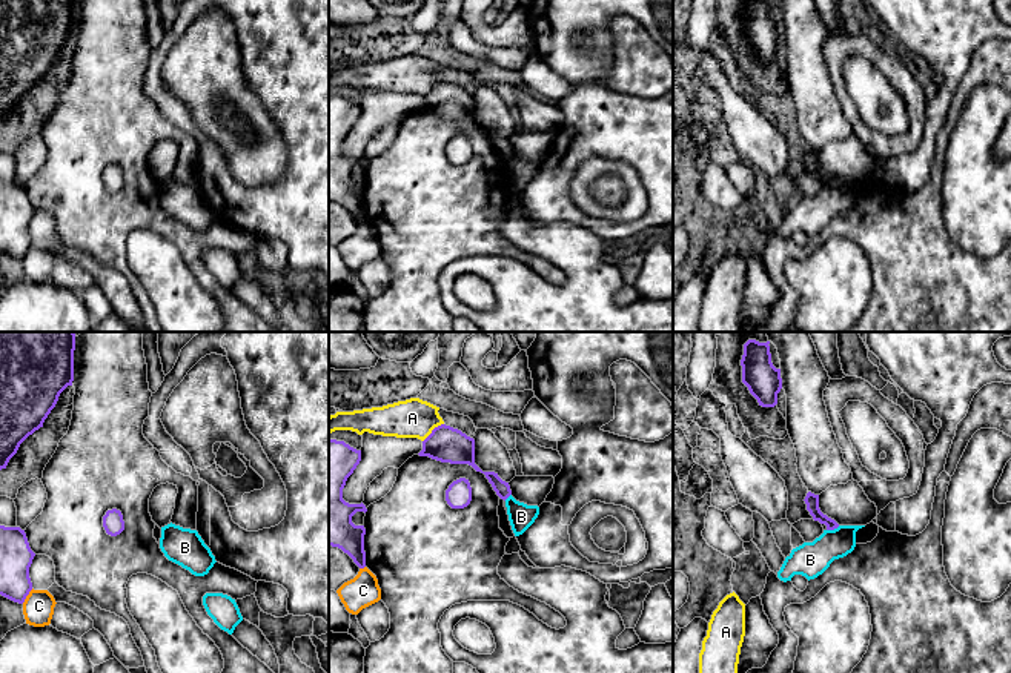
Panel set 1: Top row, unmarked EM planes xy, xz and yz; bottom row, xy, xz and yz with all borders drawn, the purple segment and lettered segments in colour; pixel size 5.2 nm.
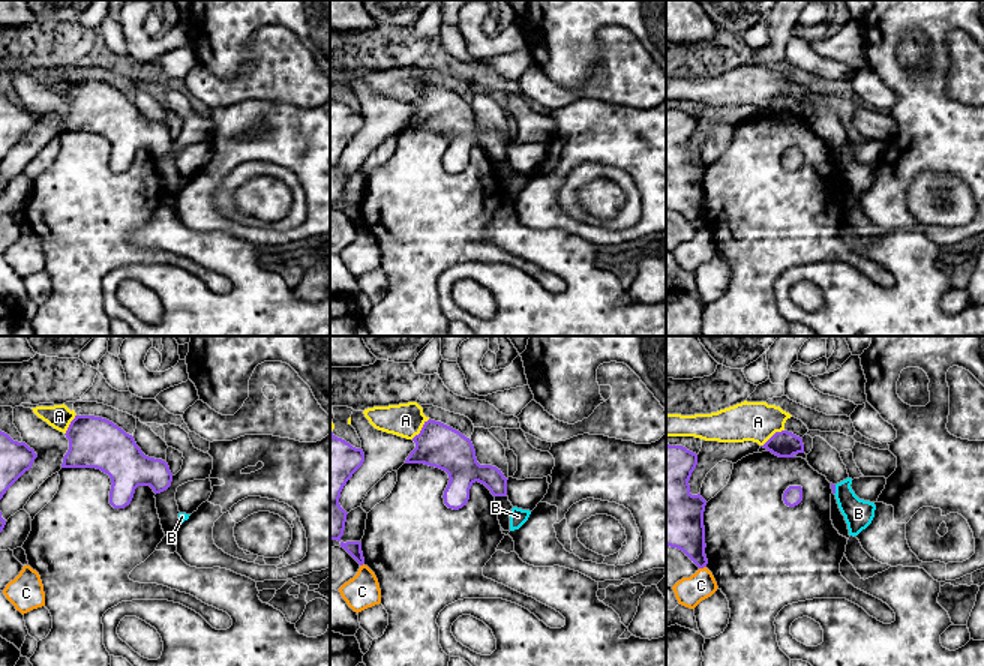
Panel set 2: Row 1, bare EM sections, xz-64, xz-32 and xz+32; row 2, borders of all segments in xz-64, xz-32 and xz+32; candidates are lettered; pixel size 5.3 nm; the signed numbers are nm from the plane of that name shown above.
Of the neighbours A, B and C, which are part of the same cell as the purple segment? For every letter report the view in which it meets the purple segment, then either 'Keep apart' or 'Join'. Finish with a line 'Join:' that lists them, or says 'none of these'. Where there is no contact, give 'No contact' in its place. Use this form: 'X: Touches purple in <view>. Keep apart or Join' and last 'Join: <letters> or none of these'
A: Touches purple in xz. Keep apart
B: Touches purple in yz. Keep apart
C: Touches purple in xy. Keep apart
Join: none of these

